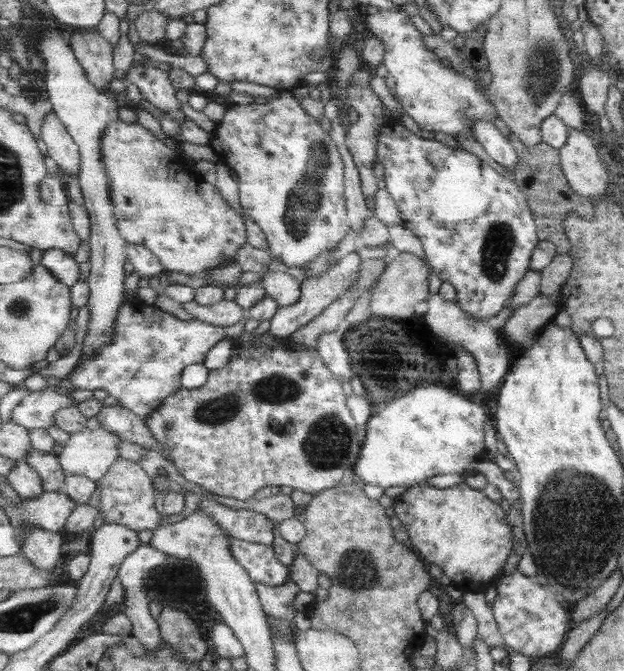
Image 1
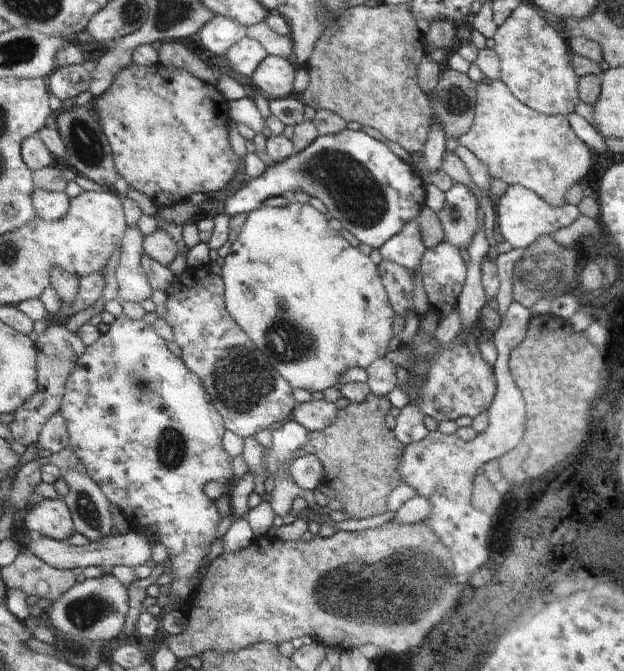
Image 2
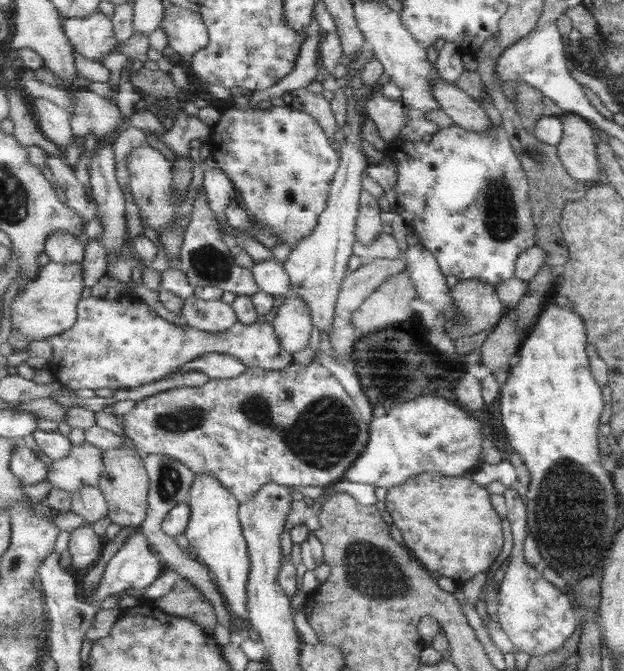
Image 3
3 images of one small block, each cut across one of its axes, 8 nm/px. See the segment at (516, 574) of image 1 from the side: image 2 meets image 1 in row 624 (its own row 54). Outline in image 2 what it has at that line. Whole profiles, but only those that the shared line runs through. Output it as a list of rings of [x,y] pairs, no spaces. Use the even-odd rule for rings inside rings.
[[[524,3],[519,5],[511,13],[507,22],[498,27],[493,39],[494,49],[501,59],[501,80],[518,99],[521,99],[521,102],[546,115],[568,115],[576,111],[576,106],[581,101],[578,91],[580,78],[574,71],[571,62],[571,50],[568,43],[561,38],[561,34],[535,8]]]

